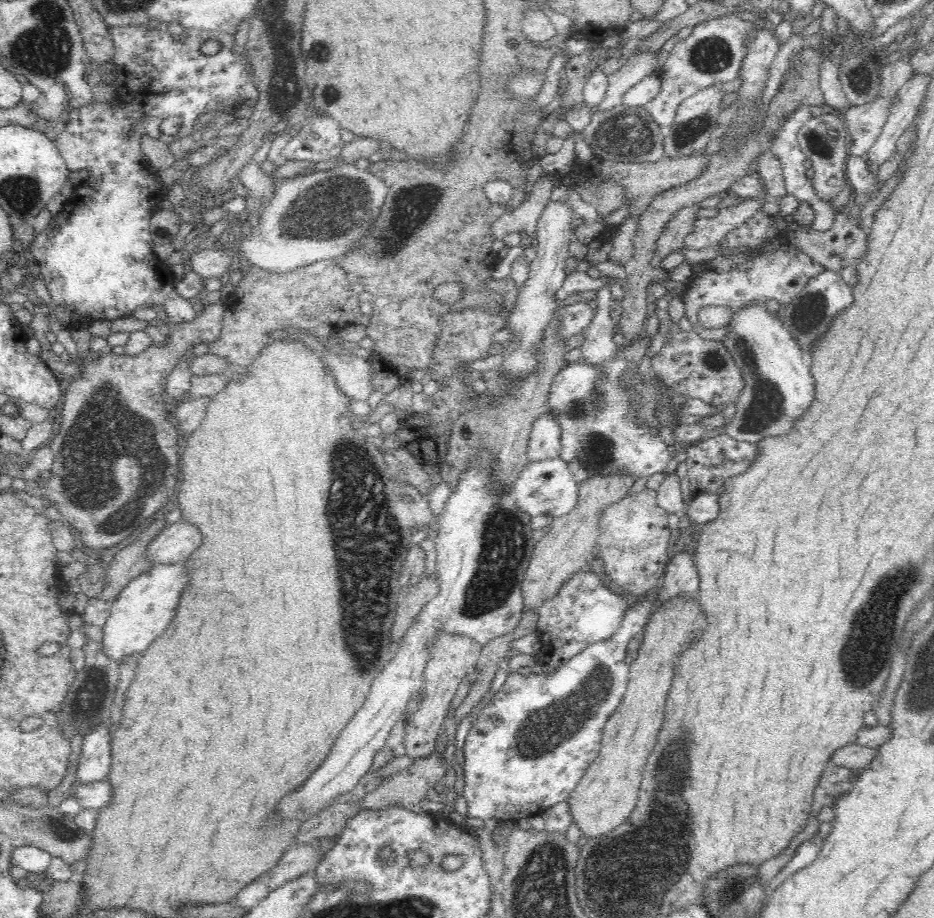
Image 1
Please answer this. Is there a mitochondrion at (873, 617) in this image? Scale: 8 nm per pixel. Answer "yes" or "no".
yes

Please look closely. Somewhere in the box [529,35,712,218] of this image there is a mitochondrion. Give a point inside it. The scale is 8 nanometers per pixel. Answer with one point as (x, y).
(629, 134)

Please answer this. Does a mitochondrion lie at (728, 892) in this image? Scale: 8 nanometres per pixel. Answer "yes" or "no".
yes

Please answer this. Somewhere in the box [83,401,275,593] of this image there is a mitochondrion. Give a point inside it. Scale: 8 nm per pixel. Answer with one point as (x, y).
(90, 494)

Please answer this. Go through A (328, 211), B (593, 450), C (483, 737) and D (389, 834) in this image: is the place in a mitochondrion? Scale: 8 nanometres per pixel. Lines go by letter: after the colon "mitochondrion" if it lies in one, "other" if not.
A: mitochondrion
B: mitochondrion
C: other
D: other

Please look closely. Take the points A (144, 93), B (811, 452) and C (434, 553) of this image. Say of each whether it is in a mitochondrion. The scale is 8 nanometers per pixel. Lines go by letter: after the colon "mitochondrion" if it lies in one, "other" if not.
A: other
B: other
C: other

